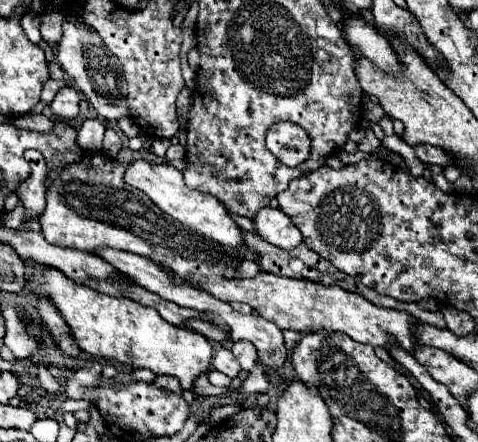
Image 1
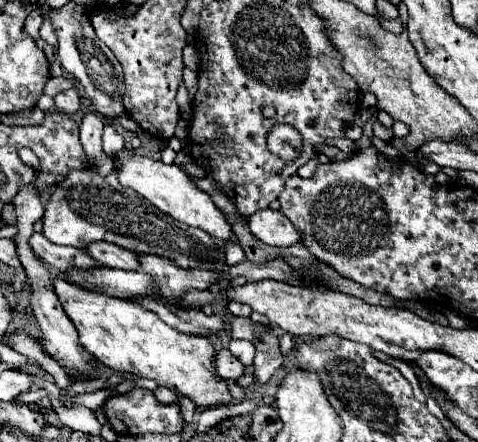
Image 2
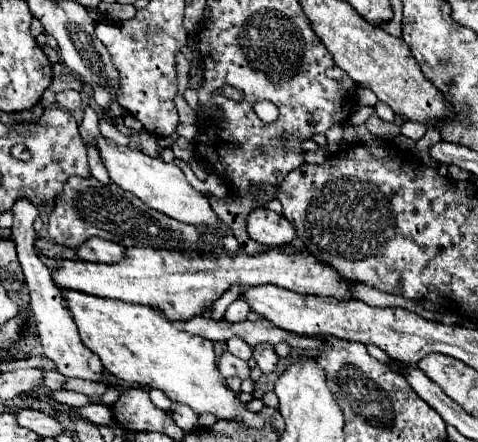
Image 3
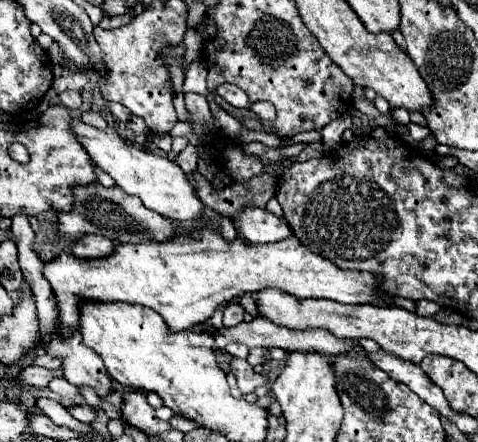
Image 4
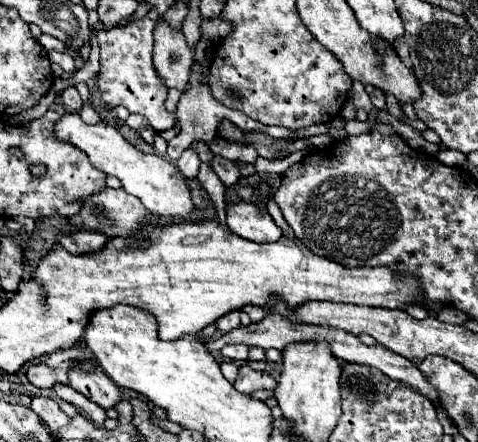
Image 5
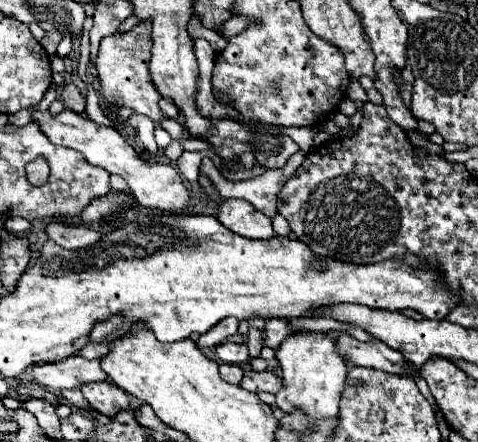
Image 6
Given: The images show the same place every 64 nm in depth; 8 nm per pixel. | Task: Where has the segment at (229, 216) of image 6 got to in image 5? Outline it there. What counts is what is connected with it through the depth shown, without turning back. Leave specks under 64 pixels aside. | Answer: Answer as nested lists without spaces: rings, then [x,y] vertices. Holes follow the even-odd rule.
[[[246,200],[226,204],[226,226],[252,242],[272,242],[282,238],[282,230],[274,224],[270,214]]]

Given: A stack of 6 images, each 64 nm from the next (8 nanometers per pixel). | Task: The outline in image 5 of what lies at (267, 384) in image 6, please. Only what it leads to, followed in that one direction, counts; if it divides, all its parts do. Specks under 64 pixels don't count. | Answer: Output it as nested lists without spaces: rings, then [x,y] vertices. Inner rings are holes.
[[[248,364],[240,366],[238,380],[234,382],[234,388],[244,394],[252,394],[254,390],[274,390],[276,386],[278,382],[268,372],[256,372]]]

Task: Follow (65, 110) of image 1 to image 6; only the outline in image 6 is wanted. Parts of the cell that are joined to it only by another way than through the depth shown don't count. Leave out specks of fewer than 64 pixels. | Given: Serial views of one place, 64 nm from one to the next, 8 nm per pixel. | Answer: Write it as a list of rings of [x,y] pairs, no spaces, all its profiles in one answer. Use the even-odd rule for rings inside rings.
[[[66,84],[62,88],[62,102],[68,110],[82,114],[86,110],[86,96],[80,92],[80,88],[76,84]]]

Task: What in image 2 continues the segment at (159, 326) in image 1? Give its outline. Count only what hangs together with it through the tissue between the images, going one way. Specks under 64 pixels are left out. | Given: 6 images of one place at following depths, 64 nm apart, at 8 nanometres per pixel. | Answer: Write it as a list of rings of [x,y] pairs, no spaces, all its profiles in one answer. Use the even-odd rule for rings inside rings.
[[[60,276],[54,278],[54,288],[64,312],[72,318],[80,334],[80,344],[102,364],[120,374],[152,378],[158,386],[190,398],[198,408],[230,406],[232,396],[228,384],[216,376],[214,346],[208,338],[178,332],[136,302],[92,294],[86,288],[68,284]]]

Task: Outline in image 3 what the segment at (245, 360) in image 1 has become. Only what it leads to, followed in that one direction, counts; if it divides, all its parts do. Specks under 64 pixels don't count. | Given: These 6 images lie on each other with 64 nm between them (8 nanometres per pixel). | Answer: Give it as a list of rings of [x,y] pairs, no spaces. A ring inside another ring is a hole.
[[[228,340],[228,352],[242,358],[242,360],[250,360],[252,358],[252,350],[244,344],[244,340]]]

